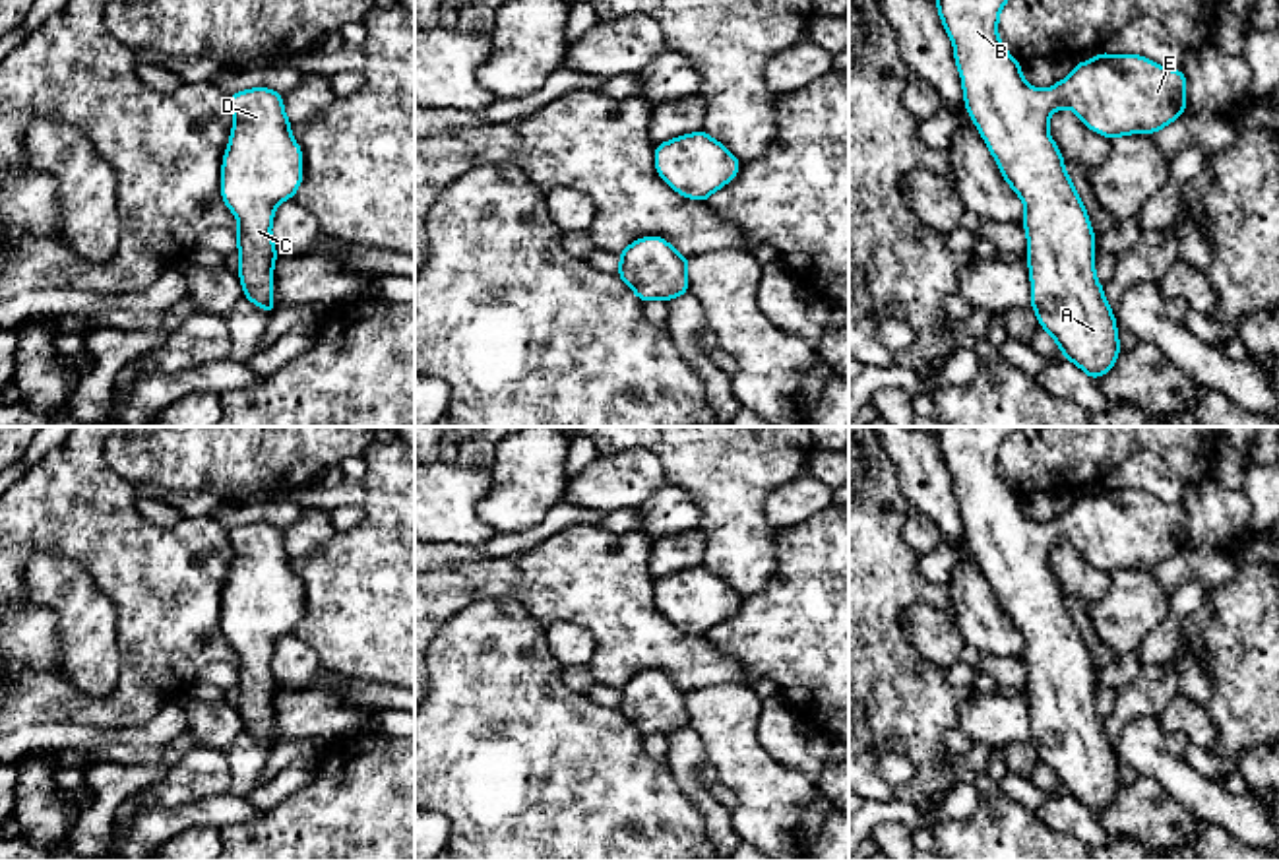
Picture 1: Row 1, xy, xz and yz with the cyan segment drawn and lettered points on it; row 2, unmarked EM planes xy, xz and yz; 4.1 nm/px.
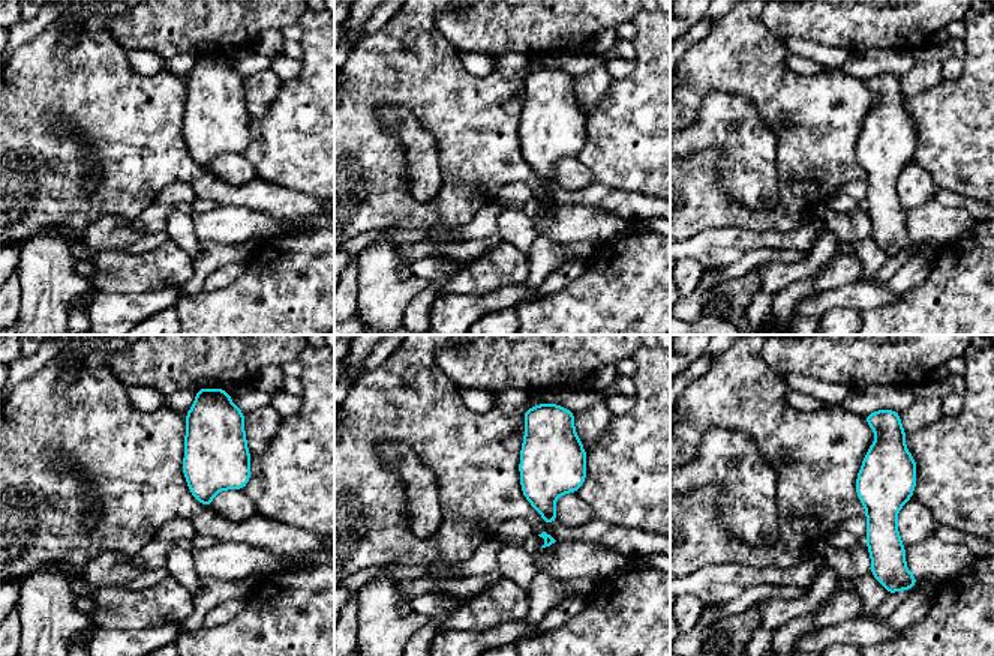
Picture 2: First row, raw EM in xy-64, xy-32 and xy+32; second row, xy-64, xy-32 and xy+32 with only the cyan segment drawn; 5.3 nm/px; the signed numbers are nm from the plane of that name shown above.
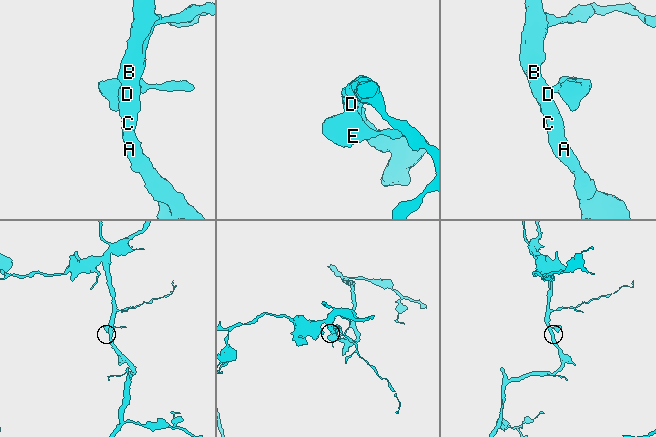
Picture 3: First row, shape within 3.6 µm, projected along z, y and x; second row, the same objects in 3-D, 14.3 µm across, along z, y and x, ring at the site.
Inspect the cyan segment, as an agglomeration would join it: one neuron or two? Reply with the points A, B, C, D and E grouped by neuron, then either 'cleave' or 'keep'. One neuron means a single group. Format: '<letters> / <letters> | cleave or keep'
A B C D E | keep

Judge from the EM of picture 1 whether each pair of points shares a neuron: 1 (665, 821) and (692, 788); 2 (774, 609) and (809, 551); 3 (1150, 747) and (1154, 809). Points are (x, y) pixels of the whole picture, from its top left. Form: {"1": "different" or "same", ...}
{"1": "different", "2": "same", "3": "different"}

